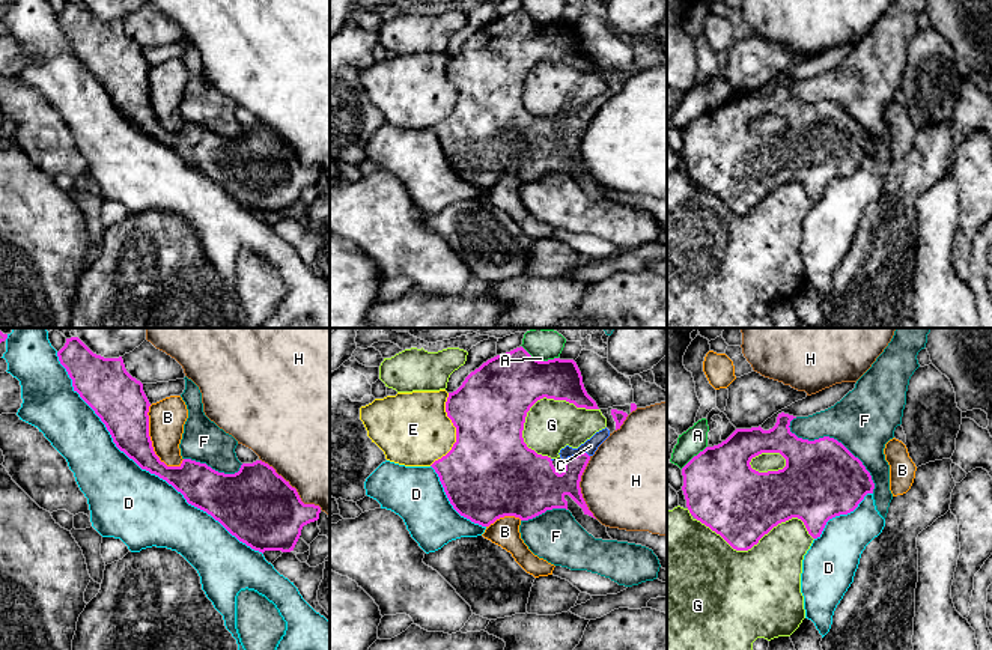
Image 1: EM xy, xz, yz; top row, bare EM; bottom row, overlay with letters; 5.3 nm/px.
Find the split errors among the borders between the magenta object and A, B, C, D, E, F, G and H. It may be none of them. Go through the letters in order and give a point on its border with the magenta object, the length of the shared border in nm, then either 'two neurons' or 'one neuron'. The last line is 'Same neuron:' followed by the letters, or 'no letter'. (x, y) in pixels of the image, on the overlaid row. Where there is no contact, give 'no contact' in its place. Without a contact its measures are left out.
A: meets magenta in xz at (538, 360); contact 220 nm long; two neurons
B: meets magenta in xy at (151, 443); contact 380 nm long; two neurons
C: meets magenta in xz at (577, 455); contact 140 nm long; one neuron
D: meets magenta in xy at (143, 468); contact 1550 nm long; two neurons
E: meets magenta in xz at (456, 432); contact 400 nm long; two neurons
F: meets magenta in yz at (836, 440); contact 600 nm long; two neurons
G: meets magenta in xz at (547, 397); contact 440 nm long; two neurons
H: meets magenta in xy at (294, 488); contact 420 nm long; two neurons
Same neuron: C

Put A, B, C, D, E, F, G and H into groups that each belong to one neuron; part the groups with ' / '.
A / B / C / D / E / F / G / H

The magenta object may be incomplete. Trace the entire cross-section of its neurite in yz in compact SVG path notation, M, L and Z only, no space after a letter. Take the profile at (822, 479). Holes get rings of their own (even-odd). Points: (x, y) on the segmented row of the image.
M781 412L775 426L769 430L763 430L760 426L736 429L726 441L706 447L682 468L682 491L689 513L720 534L736 551L751 549L774 527L792 518L801 519L808 534L817 539L829 519L854 512L867 494L873 494L872 475L858 457L829 436L814 441L798 438L789 427L793 418L796 417ZM762 453L780 453L786 459L786 466L768 472L753 469L751 459Z

